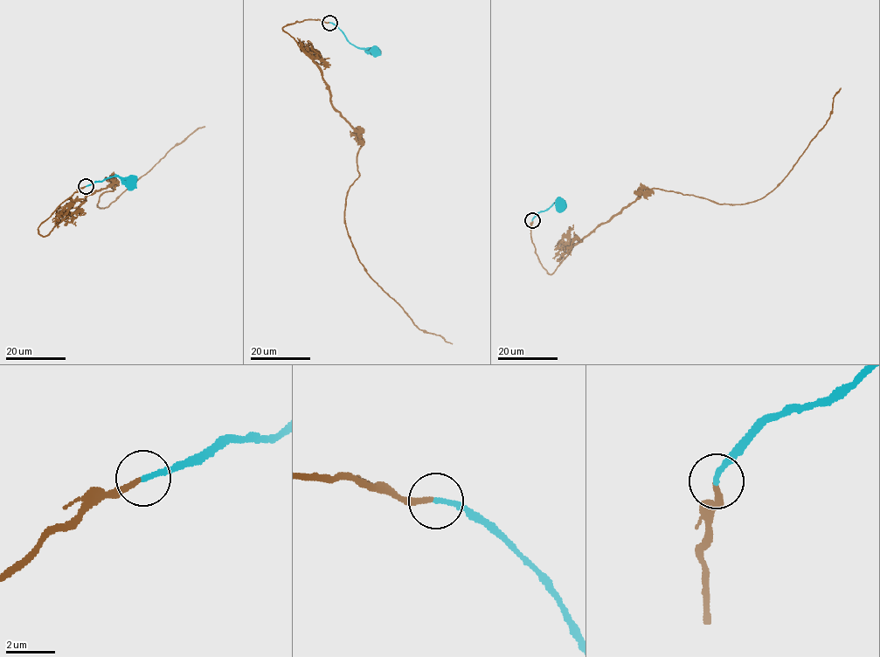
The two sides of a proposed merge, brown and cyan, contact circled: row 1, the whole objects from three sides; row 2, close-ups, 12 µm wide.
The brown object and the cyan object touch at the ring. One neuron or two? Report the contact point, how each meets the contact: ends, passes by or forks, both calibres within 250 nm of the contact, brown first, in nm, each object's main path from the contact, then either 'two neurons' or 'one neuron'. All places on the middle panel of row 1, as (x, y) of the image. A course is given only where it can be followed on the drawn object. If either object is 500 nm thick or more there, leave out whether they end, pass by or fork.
at (329, 23); brown ends there; cyan ends there; 240 nm thick on the brown side, 200 nm on the other; brown runs (329, 23), (307, 19), (283, 30), (357, 133), (359, 177), (344, 216), (351, 245), (419, 328), (453, 343); cyan runs (329, 23), (336, 24), (351, 44), (375, 51); one neuron

